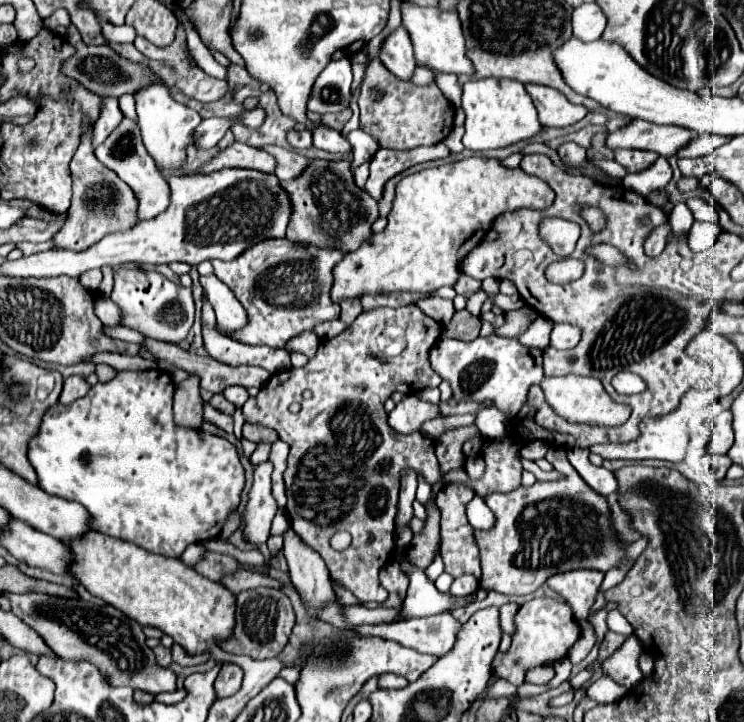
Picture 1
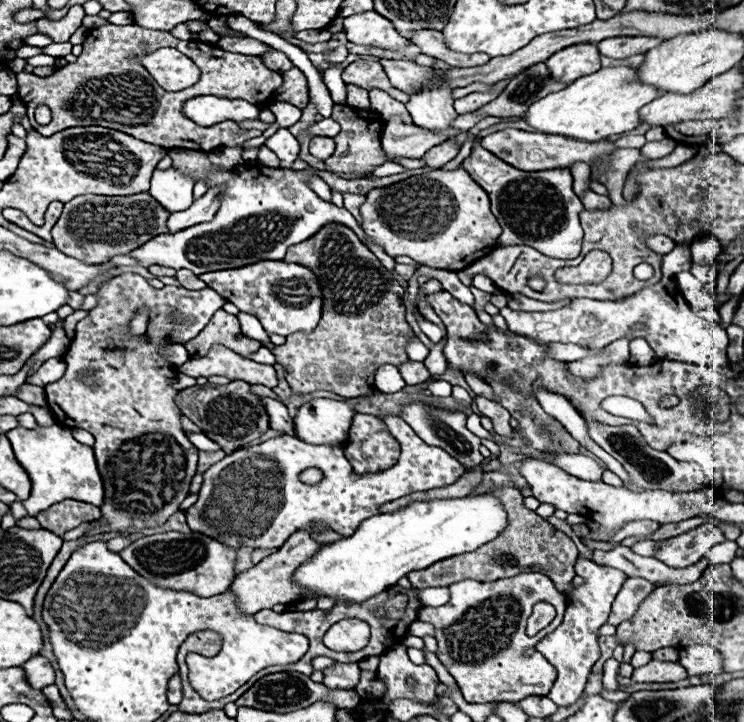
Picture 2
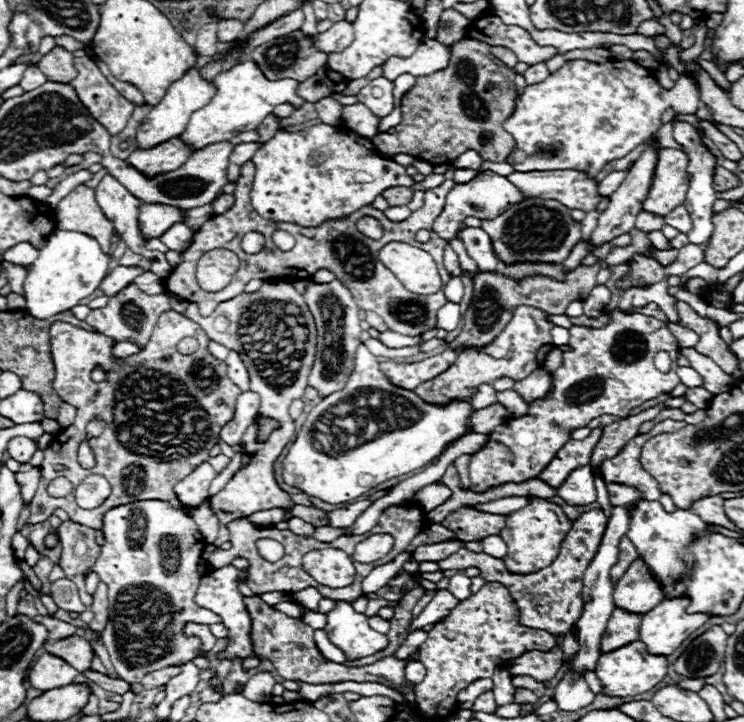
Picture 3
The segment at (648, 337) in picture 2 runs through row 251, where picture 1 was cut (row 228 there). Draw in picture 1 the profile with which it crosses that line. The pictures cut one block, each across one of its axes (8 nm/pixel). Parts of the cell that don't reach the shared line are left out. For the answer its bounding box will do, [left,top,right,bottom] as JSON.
[668,202,694,240]

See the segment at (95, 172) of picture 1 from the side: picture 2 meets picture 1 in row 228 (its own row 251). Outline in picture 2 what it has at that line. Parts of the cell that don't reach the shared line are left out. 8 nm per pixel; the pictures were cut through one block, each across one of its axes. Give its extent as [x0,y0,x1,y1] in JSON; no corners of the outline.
[52,192,170,264]

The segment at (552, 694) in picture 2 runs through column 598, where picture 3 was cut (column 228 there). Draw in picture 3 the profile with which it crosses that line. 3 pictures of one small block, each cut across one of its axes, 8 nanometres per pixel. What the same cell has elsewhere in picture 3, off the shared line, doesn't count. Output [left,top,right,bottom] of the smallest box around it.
[196,564,254,658]

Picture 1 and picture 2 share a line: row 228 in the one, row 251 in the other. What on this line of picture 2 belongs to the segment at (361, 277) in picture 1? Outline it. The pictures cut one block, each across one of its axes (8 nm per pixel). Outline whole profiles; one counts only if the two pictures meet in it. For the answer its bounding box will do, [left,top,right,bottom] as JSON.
[360,168,502,270]

